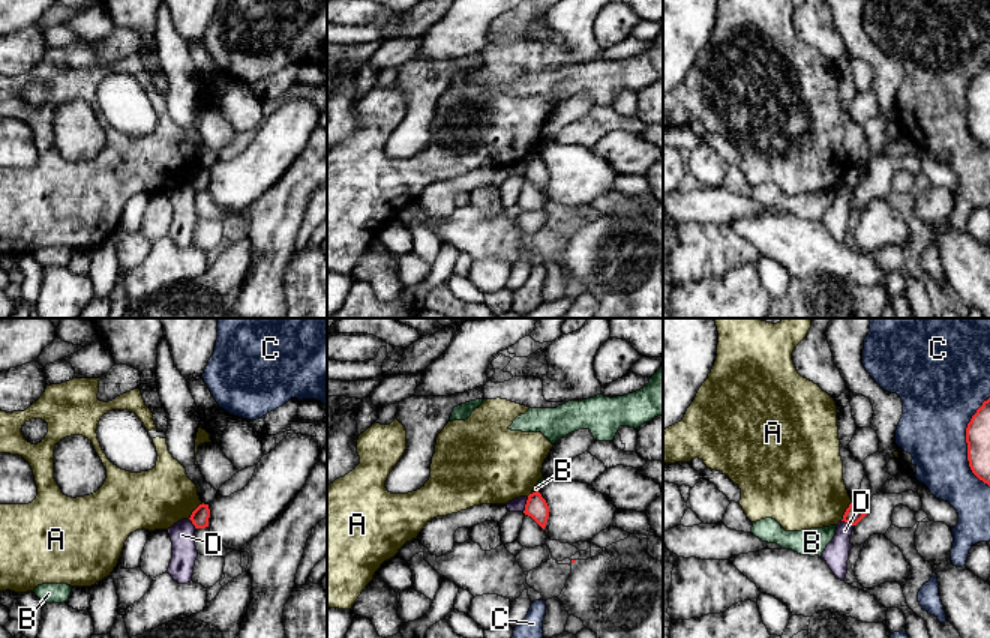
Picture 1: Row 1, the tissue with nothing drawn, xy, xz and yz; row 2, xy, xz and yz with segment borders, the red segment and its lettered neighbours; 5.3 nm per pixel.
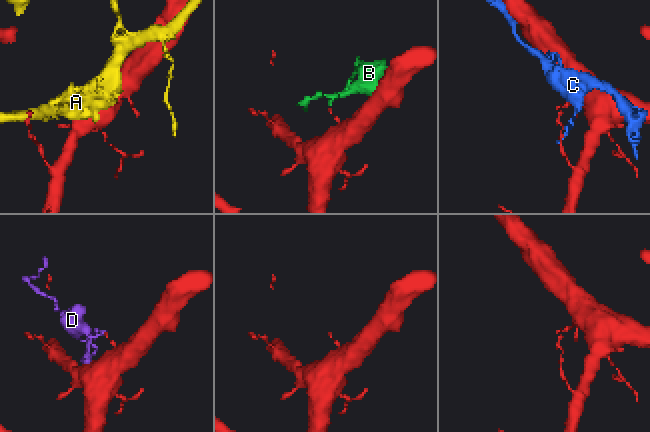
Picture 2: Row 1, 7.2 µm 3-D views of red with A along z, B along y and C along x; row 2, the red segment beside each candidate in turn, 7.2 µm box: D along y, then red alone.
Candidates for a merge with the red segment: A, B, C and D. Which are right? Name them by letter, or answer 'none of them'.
none of them

